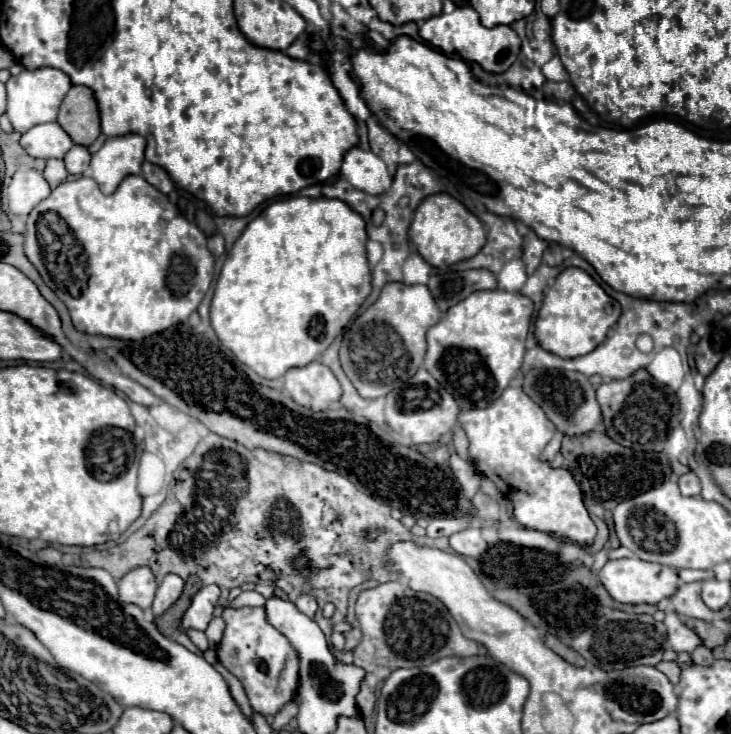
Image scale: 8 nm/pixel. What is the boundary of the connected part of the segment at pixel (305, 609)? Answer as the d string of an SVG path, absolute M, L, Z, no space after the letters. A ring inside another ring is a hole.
M302 594L302 596L295 602L295 605L297 605L300 612L306 614L311 619L314 618L314 615L319 608L317 601L307 594Z

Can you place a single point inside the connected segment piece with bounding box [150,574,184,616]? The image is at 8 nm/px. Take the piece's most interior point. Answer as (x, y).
(171, 587)

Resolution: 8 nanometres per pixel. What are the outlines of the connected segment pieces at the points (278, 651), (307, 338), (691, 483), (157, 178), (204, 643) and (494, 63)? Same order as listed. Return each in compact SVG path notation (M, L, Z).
M226 608L222 612L222 618L226 622L226 630L222 636L222 642L218 644L218 660L224 668L228 668L244 686L248 700L252 704L252 710L268 716L278 712L278 676L286 664L288 654L292 652L292 646L284 634L280 634L264 614L264 608L240 608L232 610Z
M306 196L272 202L246 226L226 256L210 306L216 336L242 364L268 380L280 378L290 368L314 362L342 334L372 290L366 242L364 218L346 202Z
M688 472L688 474L680 476L678 486L680 486L680 492L684 496L698 496L700 494L700 480L694 472Z
M144 162L142 164L142 176L148 180L148 182L152 182L152 186L156 186L160 192L164 192L164 194L168 194L172 188L174 188L174 182L170 180L170 176L166 174L166 170L164 168L160 168L160 166L156 166L156 164L152 164L152 162Z
M182 630L182 632L188 634L188 638L194 642L194 646L198 650L206 650L208 648L208 638L206 638L204 632L198 632L198 630Z
M458 6L450 14L438 14L428 18L420 30L420 38L424 38L428 44L440 48L446 56L462 58L466 62L480 64L482 70L490 74L504 74L518 58L520 54L520 38L510 26L494 26L486 28L480 24L480 18L472 6Z

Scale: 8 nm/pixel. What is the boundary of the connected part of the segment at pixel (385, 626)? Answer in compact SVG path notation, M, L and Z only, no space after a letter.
M392 580L370 590L362 590L354 608L362 630L362 642L354 648L352 664L366 672L356 696L362 718L372 714L376 684L384 682L392 670L426 666L444 656L476 656L480 652L476 642L462 636L456 620L438 598L410 590L402 580Z

